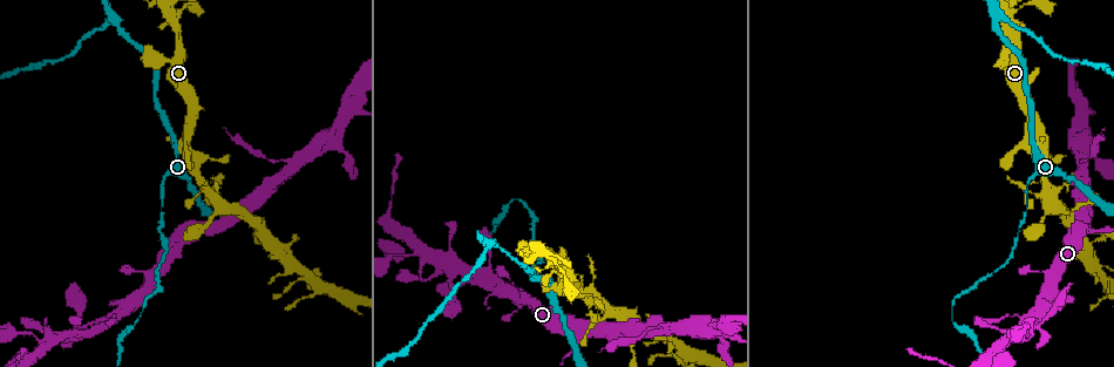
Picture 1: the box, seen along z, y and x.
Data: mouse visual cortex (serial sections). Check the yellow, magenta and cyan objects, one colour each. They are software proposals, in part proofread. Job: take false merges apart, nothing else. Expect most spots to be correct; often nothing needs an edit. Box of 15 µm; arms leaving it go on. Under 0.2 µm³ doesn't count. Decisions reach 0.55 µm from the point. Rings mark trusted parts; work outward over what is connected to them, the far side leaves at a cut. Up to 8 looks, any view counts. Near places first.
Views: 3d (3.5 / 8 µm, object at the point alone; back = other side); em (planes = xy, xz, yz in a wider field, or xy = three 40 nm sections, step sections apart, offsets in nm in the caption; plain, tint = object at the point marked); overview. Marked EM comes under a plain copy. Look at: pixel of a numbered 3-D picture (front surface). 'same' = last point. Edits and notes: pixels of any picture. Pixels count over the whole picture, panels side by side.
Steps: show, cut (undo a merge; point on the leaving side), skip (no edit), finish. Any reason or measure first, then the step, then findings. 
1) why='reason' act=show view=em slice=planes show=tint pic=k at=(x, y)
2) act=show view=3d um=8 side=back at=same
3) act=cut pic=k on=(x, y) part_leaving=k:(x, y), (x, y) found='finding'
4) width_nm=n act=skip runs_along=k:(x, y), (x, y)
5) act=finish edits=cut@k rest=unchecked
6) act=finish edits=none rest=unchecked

why='sharp bend' act=show view=3d um=3.5 pic=1 at=(998, 17)

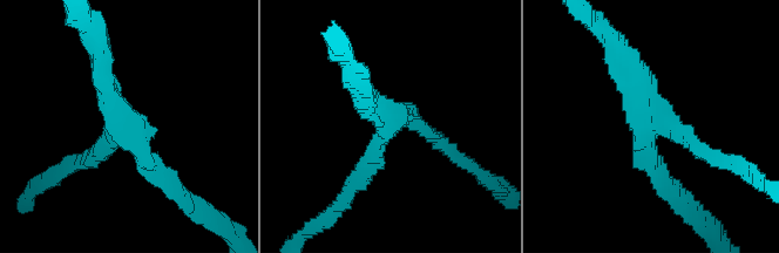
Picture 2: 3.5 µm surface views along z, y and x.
arms=3 arm_widths_nm=200,250,300 why='shape alone is not enough' act=show view=em slice=xy step=5 show=tint pic=2 at=(125, 122)

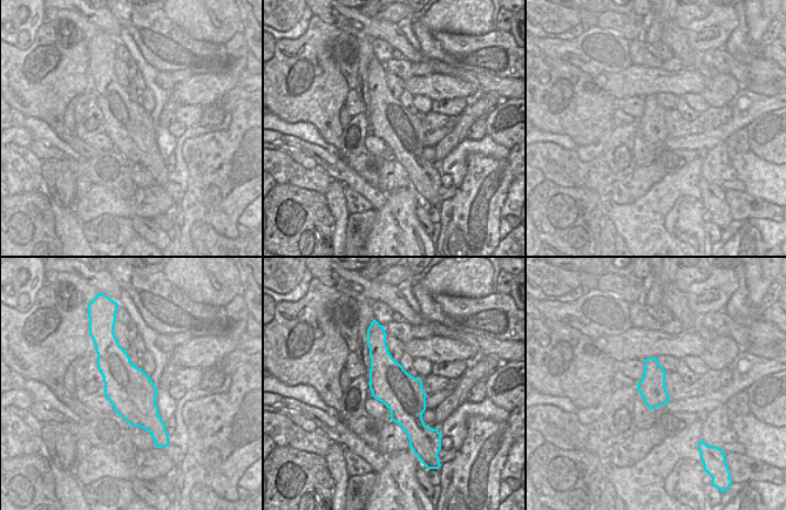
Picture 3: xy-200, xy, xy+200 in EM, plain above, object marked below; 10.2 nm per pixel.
width_nm=420 act=skip runs_along=2:(433, 138), (397, 115), (357, 177) found='one cell here'

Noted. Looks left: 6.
why='calibre changes' act=show view=3d um=3.5 pic=1 at=(1026, 185)

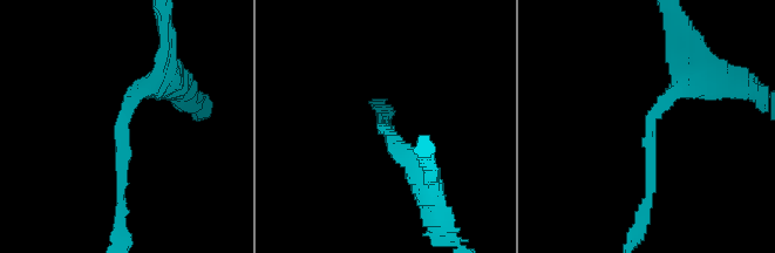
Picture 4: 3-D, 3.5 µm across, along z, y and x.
arm_widths_nm=150,350 why='now the EM' act=show view=em slice=xy step=5 show=tint pic=4 at=(652, 118)

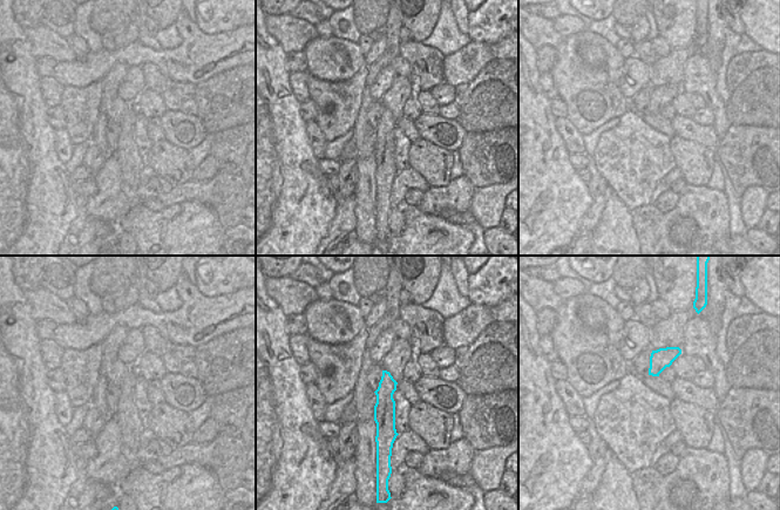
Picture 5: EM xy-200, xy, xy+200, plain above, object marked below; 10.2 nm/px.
why='cut it another way' act=show view=em slice=xy step=2 show=tint at=same

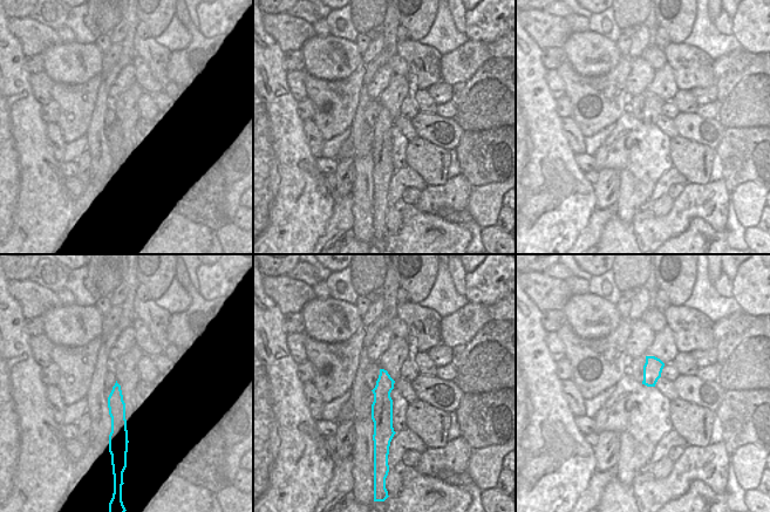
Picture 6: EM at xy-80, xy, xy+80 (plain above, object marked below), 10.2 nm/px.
act=skip runs_along=4:(702, 72), (652, 118), (648, 200) found='continuous, no second cell'

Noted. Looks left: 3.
why='two arms in line, one across' act=show view=3d um=8 pic=1 at=(83, 333)

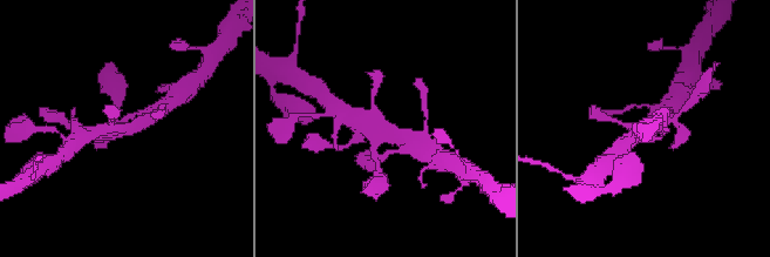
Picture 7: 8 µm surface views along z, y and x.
why='need the tissue' act=show view=em slice=xy step=5 show=tint pic=7 at=(118, 132)

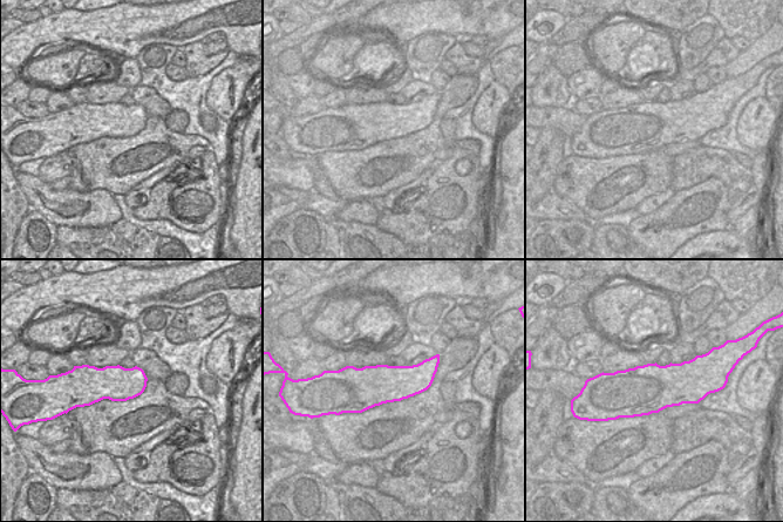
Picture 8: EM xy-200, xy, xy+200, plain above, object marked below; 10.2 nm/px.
act=skip found='all the same cell'

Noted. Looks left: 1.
act=finish edits=none rest=unchecked

